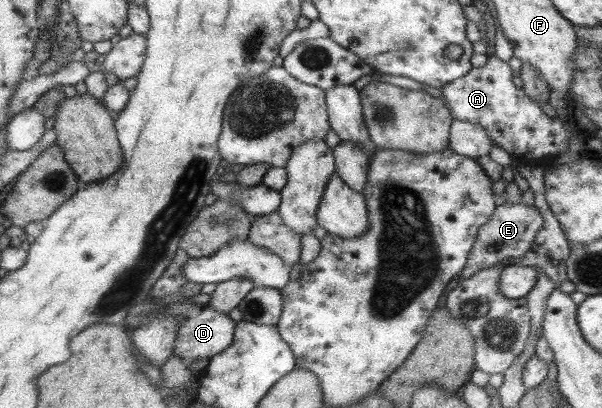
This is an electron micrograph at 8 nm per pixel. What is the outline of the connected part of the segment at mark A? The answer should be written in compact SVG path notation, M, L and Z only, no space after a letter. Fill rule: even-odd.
M494 54L487 57L482 68L471 68L463 78L448 82L438 91L452 119L479 124L492 144L503 148L516 160L519 157L557 157L568 148L568 131L578 130L570 120L564 122L558 116L548 117L542 113L525 96L524 90L513 85L512 71L506 61L500 60Z

